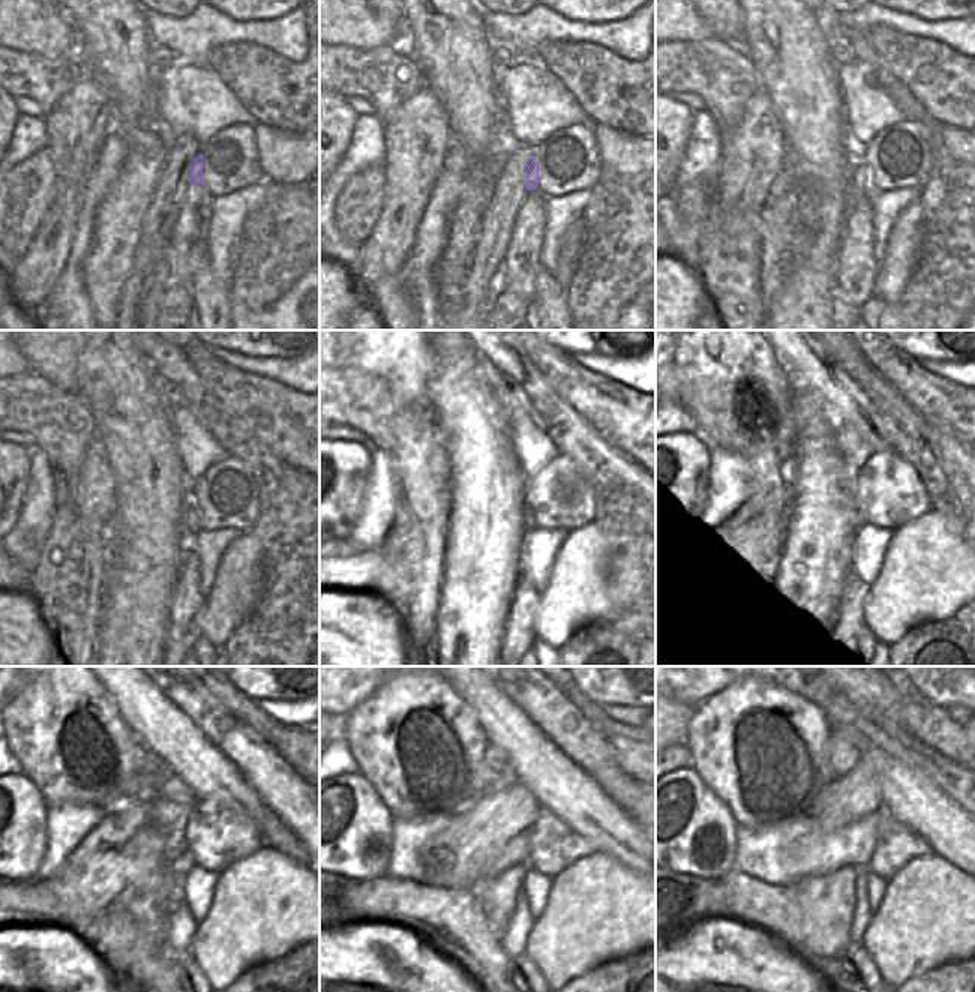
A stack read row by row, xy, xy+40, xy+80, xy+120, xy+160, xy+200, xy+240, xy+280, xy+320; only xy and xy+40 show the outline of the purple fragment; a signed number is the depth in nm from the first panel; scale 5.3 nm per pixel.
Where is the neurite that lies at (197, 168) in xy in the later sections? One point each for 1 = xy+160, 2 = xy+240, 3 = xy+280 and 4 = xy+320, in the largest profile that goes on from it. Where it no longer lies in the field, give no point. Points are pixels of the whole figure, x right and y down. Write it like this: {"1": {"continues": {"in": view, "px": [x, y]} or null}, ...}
{"1": {"continues": {"in": "xy+160", "px": [528, 523]}}, "2": {"continues": {"in": "xy+240", "px": [180, 865]}}, "3": {"continues": {"in": "xy+280", "px": [477, 917]}}, "4": {"continues": {"in": "xy+320", "px": [818, 917]}}}

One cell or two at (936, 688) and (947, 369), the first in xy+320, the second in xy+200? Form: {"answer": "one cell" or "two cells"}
{"answer": "two cells"}

